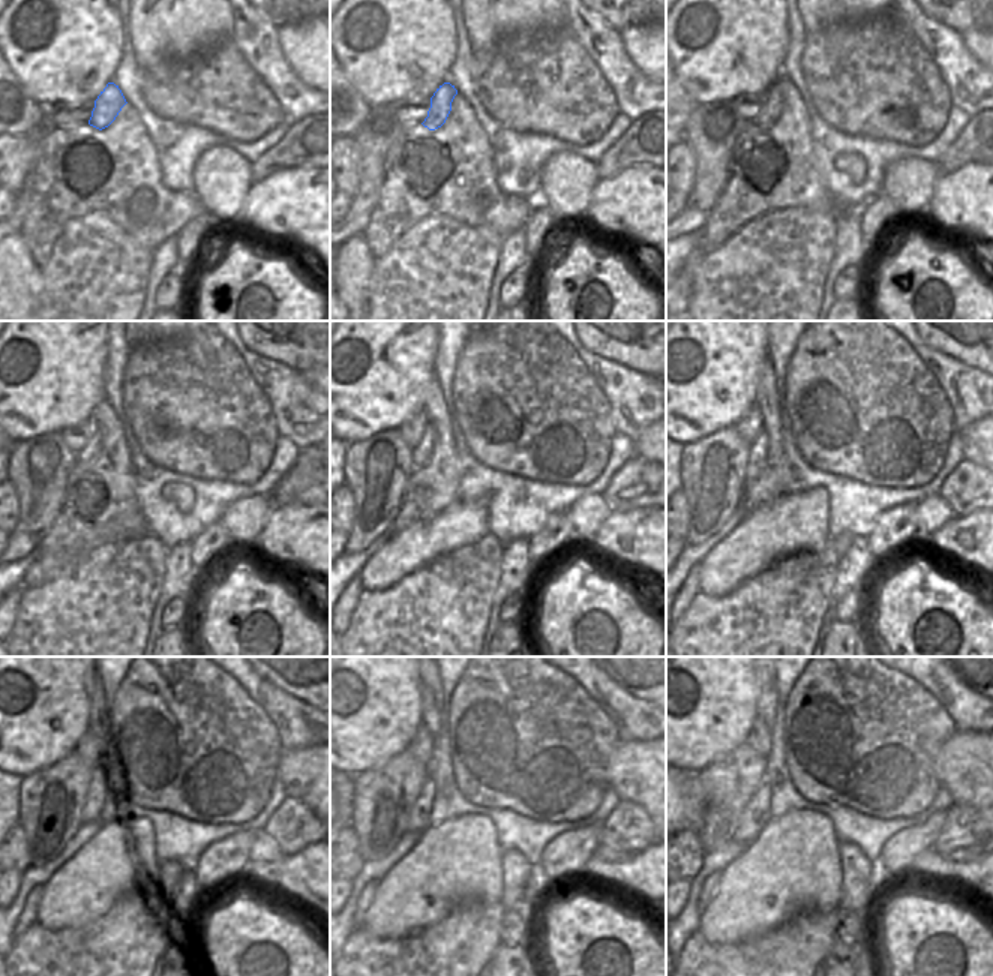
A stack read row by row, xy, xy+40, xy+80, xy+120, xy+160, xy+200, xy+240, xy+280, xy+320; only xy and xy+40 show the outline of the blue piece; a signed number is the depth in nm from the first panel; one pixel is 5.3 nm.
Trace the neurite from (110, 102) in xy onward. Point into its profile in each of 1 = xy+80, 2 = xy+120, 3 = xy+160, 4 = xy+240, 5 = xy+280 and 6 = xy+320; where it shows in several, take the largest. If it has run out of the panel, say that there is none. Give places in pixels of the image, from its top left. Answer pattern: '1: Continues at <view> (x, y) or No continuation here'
1: Continues at xy+80 (770, 113)
2: Continues at xy+120 (90, 452)
3: Continues at xy+160 (420, 456)
4: Continues at xy+240 (90, 813)
5: Continues at xy+280 (420, 811)
6: Continues at xy+320 (755, 816)

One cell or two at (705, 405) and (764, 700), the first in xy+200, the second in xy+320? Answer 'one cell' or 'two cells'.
two cells

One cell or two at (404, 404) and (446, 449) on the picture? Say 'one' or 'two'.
two

